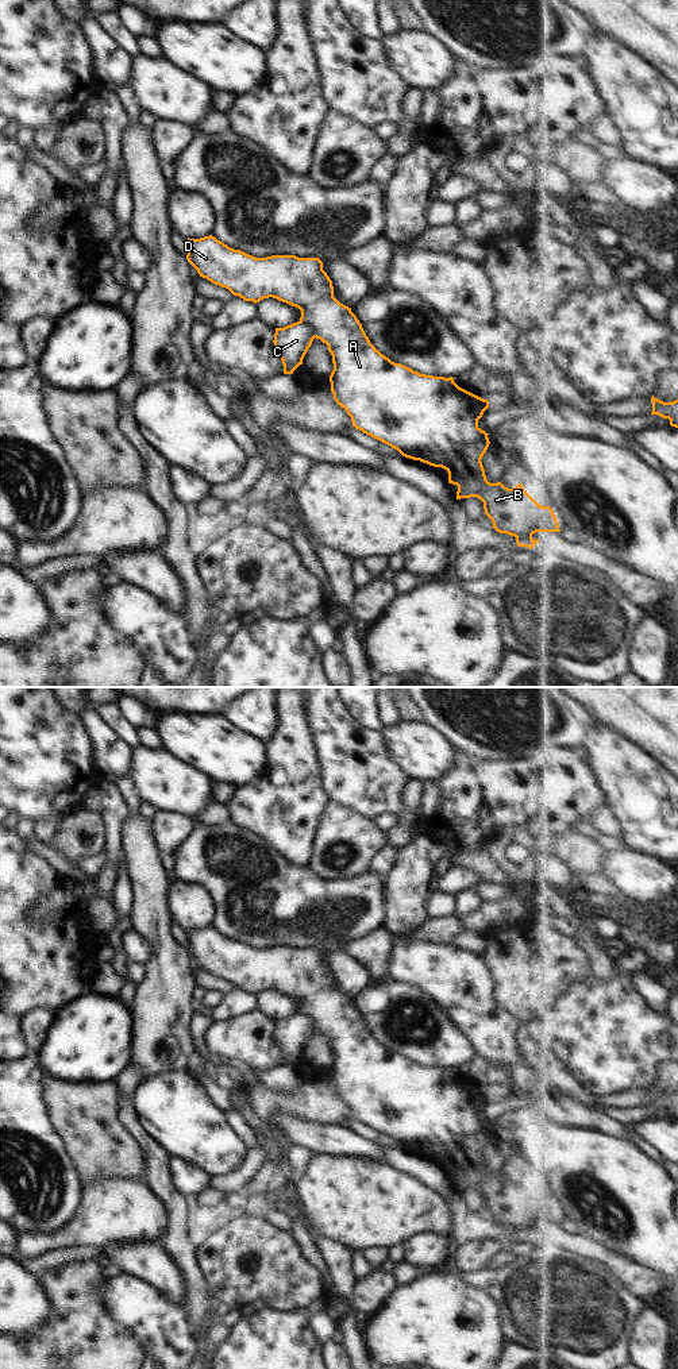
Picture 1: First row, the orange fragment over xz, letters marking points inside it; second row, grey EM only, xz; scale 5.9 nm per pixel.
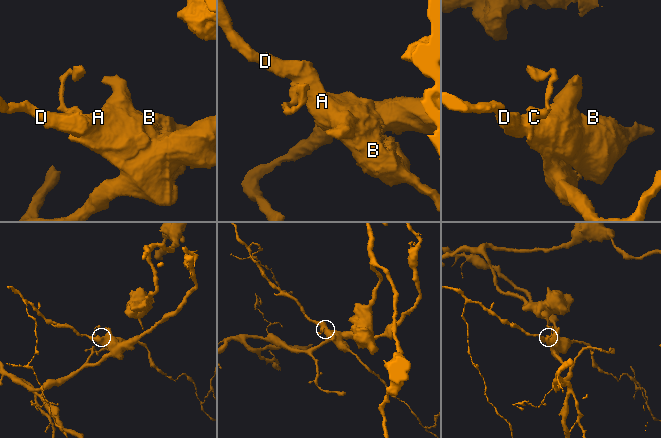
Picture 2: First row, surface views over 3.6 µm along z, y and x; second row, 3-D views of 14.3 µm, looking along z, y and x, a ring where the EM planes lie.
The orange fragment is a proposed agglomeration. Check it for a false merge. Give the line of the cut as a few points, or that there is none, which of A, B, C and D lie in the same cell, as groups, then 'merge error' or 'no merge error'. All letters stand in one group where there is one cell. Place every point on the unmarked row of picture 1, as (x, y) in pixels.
xz (300, 1011), (309, 1018), (314, 1029) | A B D / C | merge error

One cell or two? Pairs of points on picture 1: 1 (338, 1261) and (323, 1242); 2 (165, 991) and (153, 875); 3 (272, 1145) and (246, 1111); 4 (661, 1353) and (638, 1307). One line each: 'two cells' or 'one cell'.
1: one cell
2: one cell
3: one cell
4: two cells

